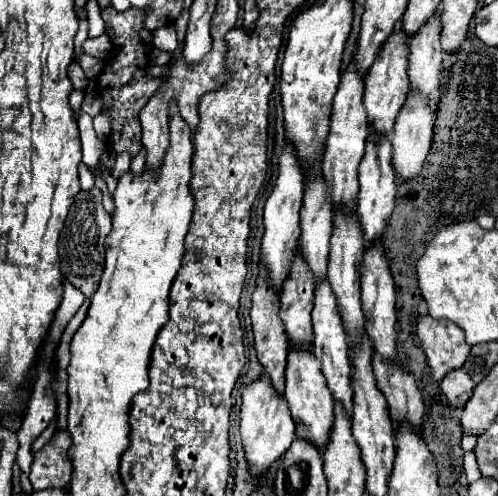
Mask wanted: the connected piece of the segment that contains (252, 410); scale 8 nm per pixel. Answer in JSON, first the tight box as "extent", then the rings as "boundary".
{"extent":[240,373,294,475],"boundary":[[[262,373],[256,381],[248,383],[242,391],[240,433],[250,471],[256,475],[266,473],[270,463],[278,461],[294,441],[294,421],[288,403],[284,397],[278,397],[278,393],[274,393],[274,387],[270,385],[270,377],[266,377],[266,373]]]}

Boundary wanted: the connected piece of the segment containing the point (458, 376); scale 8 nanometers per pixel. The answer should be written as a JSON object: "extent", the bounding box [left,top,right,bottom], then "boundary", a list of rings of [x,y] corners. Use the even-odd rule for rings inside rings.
{"extent":[440,369,474,407],"boundary":[[[456,369],[456,371],[450,371],[442,383],[440,383],[440,389],[442,393],[446,395],[446,399],[454,405],[454,407],[464,407],[466,401],[472,397],[474,393],[474,383],[470,379],[470,375],[464,371],[464,369]]]}

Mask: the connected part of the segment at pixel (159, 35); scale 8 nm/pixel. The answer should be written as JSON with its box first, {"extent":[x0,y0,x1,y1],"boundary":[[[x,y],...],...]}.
{"extent":[154,25,178,53],"boundary":[[[172,25],[154,31],[154,47],[162,49],[162,51],[168,51],[168,53],[174,53],[176,51],[178,39],[176,39],[176,31],[174,31]]]}

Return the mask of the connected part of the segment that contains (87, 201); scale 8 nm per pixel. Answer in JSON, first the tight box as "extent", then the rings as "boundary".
{"extent":[58,187,112,297],"boundary":[[[92,187],[88,191],[80,191],[78,197],[74,197],[74,203],[70,207],[70,213],[66,217],[66,225],[58,239],[58,251],[60,251],[60,271],[64,279],[68,279],[76,289],[84,293],[84,297],[92,297],[102,269],[104,269],[104,239],[112,229],[112,219],[102,207],[102,193],[98,187]]]}

